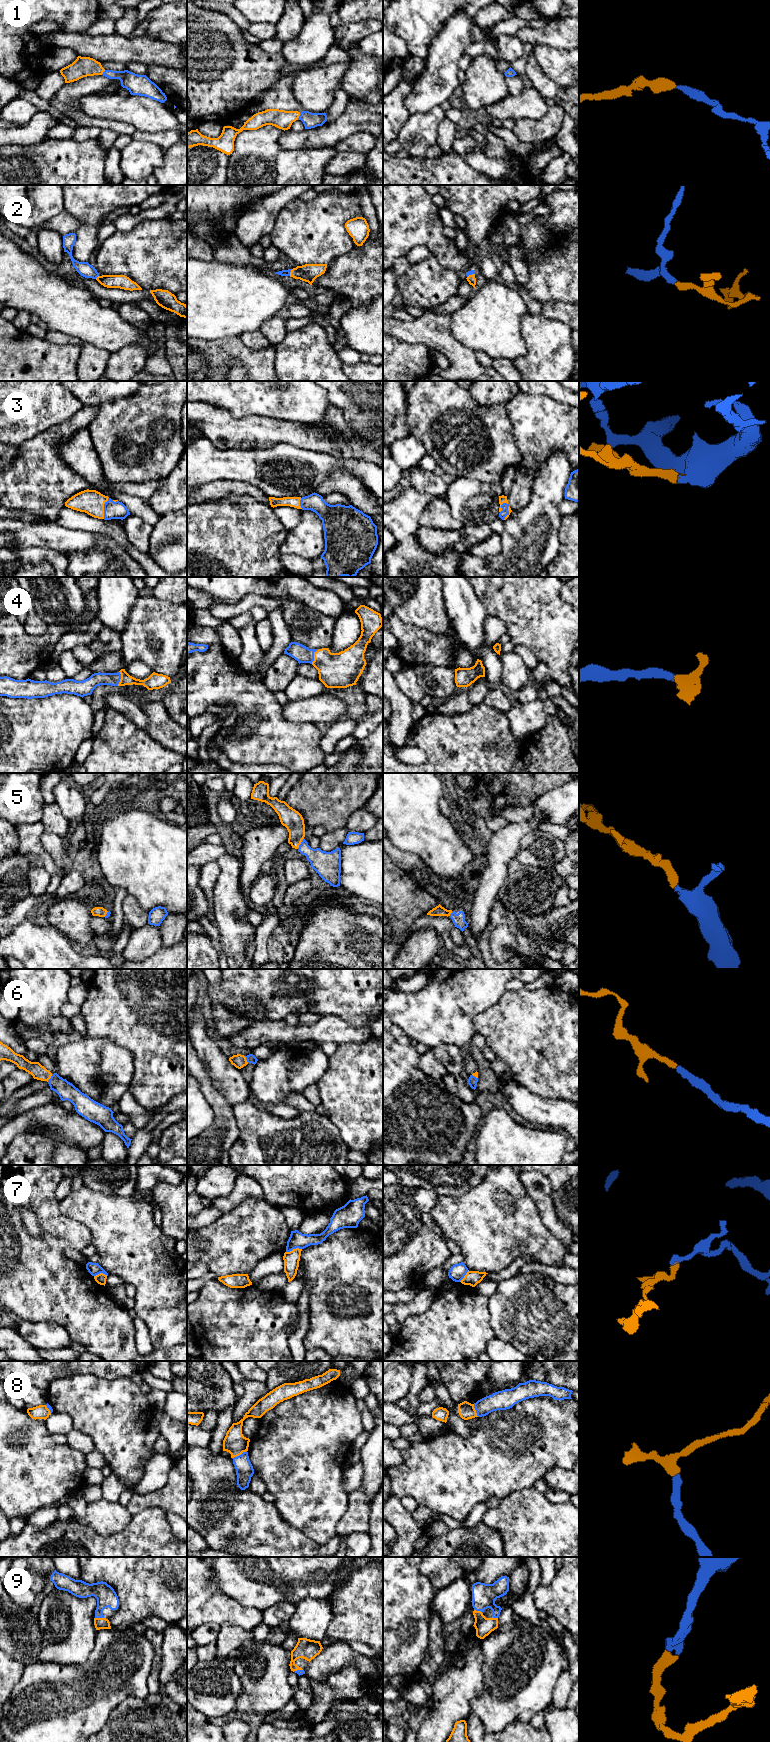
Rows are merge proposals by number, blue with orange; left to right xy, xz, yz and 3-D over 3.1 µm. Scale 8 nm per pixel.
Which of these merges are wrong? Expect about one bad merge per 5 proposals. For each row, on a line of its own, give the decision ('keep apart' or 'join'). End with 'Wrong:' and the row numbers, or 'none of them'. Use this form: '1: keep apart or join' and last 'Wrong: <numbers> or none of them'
1: join
2: join
3: join
4: join
5: join
6: join
7: keep apart
8: join
9: join
Wrong: 7

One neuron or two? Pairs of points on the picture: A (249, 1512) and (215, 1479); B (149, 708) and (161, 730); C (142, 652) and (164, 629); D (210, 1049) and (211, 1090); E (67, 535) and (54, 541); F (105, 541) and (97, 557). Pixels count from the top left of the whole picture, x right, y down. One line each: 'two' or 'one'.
A: one
B: one
C: one
D: two
E: one
F: one

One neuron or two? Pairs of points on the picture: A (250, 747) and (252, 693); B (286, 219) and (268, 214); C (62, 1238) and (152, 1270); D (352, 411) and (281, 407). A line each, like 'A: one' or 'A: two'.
A: one
B: two
C: two
D: one

